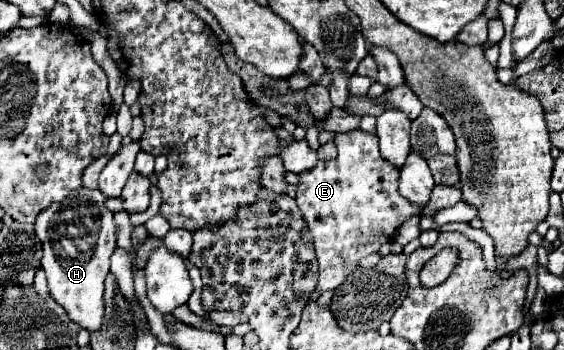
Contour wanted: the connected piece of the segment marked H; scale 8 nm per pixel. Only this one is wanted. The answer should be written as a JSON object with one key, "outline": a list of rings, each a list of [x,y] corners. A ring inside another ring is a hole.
{"outline":[[[79,188],[73,190],[63,202],[51,204],[47,210],[43,210],[35,220],[35,236],[43,244],[43,258],[41,268],[47,274],[49,292],[55,302],[59,302],[67,314],[83,328],[97,330],[103,322],[103,280],[109,274],[109,256],[117,248],[115,244],[115,218],[113,212],[105,206],[107,198],[101,194],[99,188]]]}

